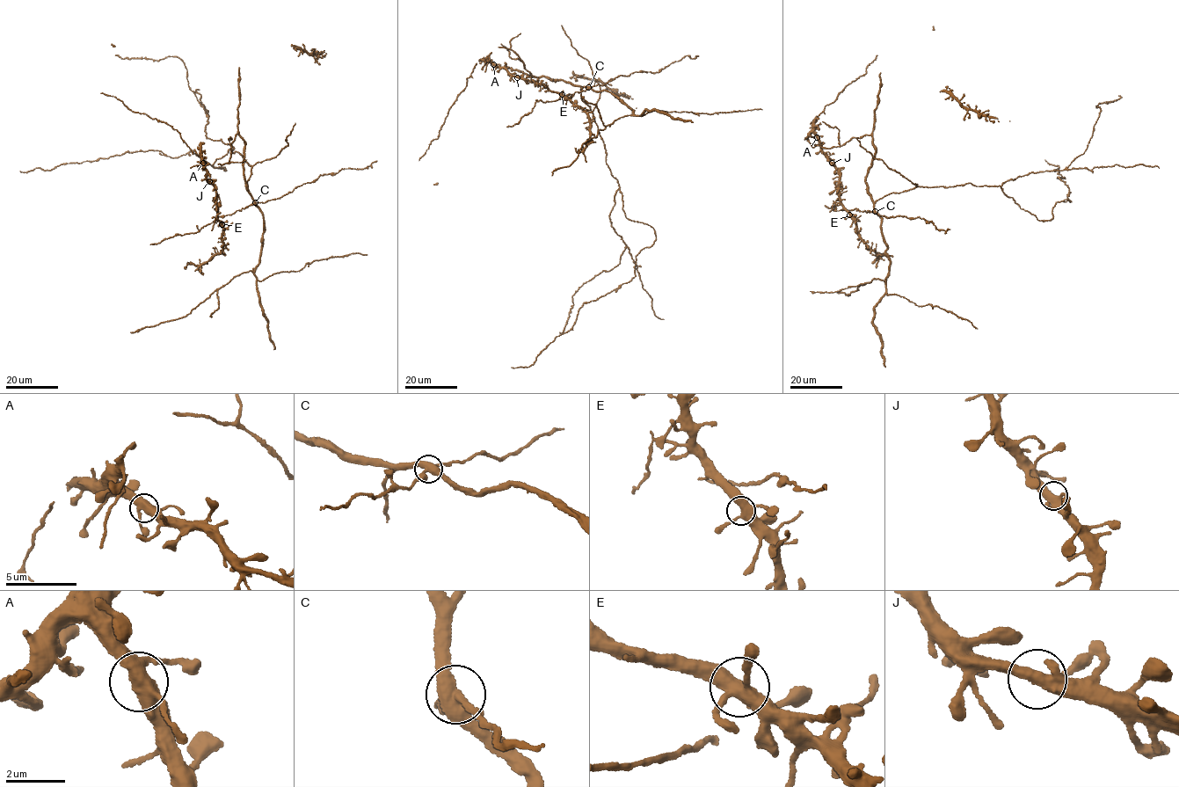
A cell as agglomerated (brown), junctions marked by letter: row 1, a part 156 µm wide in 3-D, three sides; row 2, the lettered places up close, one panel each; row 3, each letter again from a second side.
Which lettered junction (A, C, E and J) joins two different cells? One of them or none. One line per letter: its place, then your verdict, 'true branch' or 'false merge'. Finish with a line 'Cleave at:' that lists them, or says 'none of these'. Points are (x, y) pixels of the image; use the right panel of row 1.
A: place (817, 137); true branch
C: place (875, 211); false merge
E: place (849, 214); true branch
J: place (832, 163); true branch
Cleave at: C

